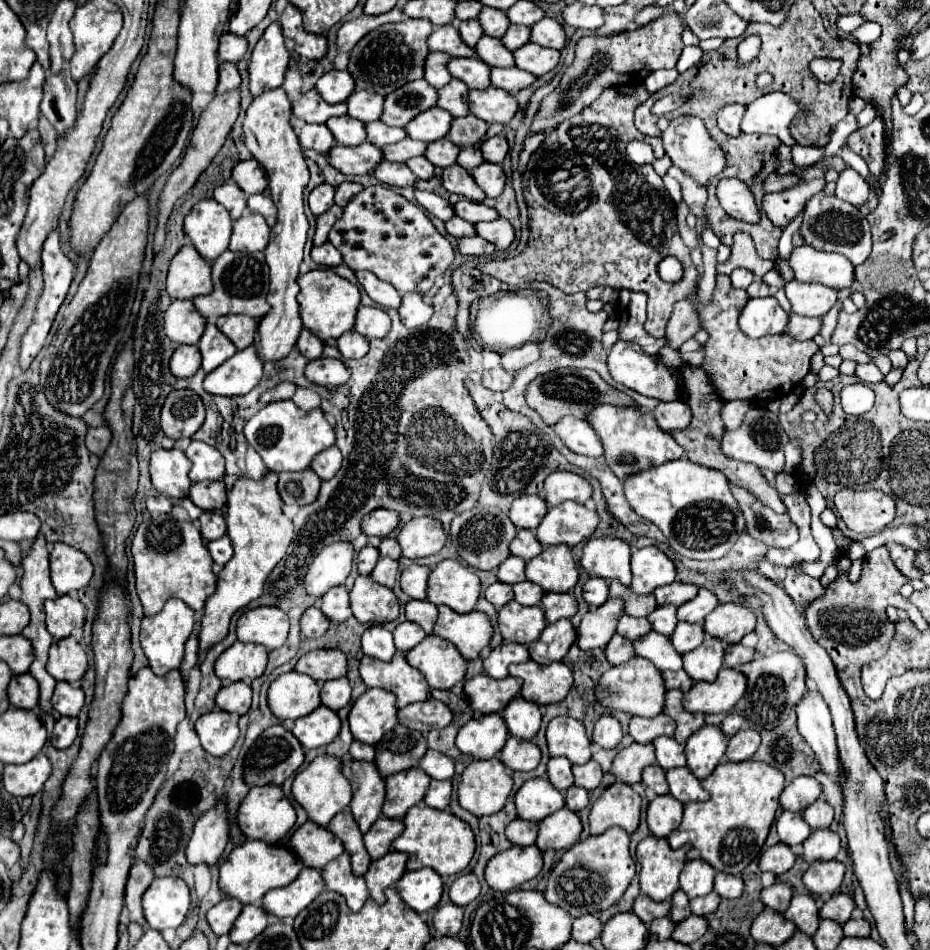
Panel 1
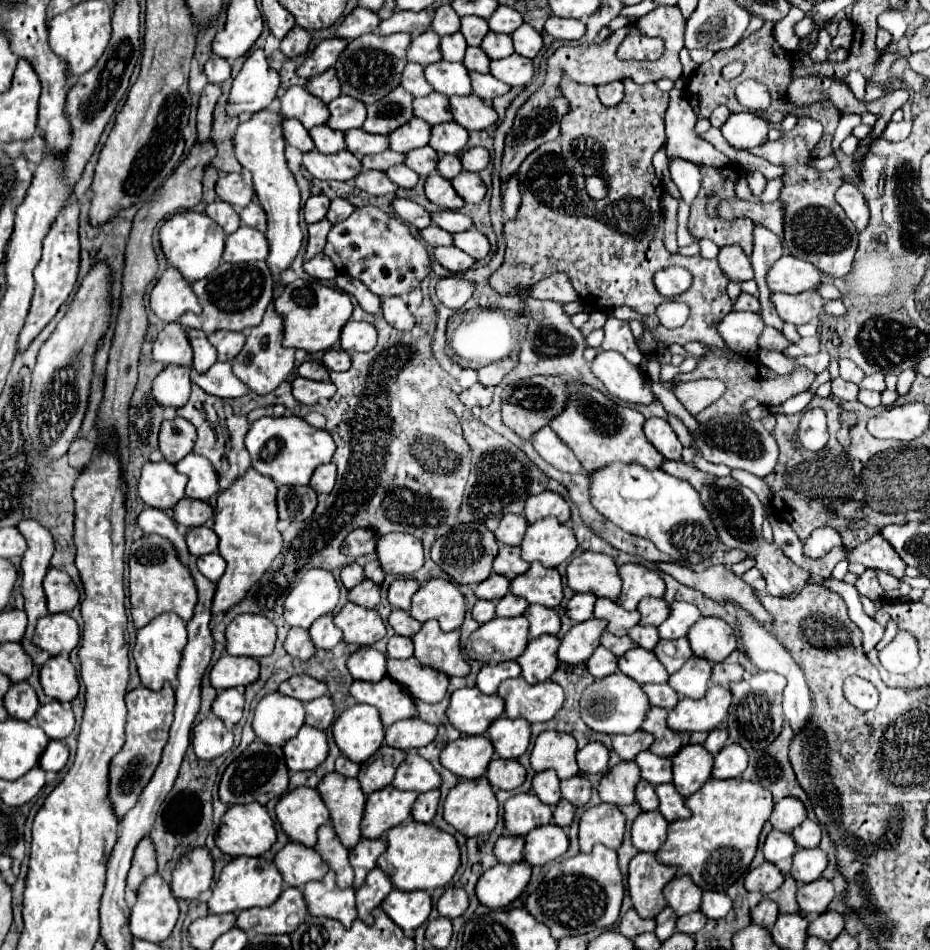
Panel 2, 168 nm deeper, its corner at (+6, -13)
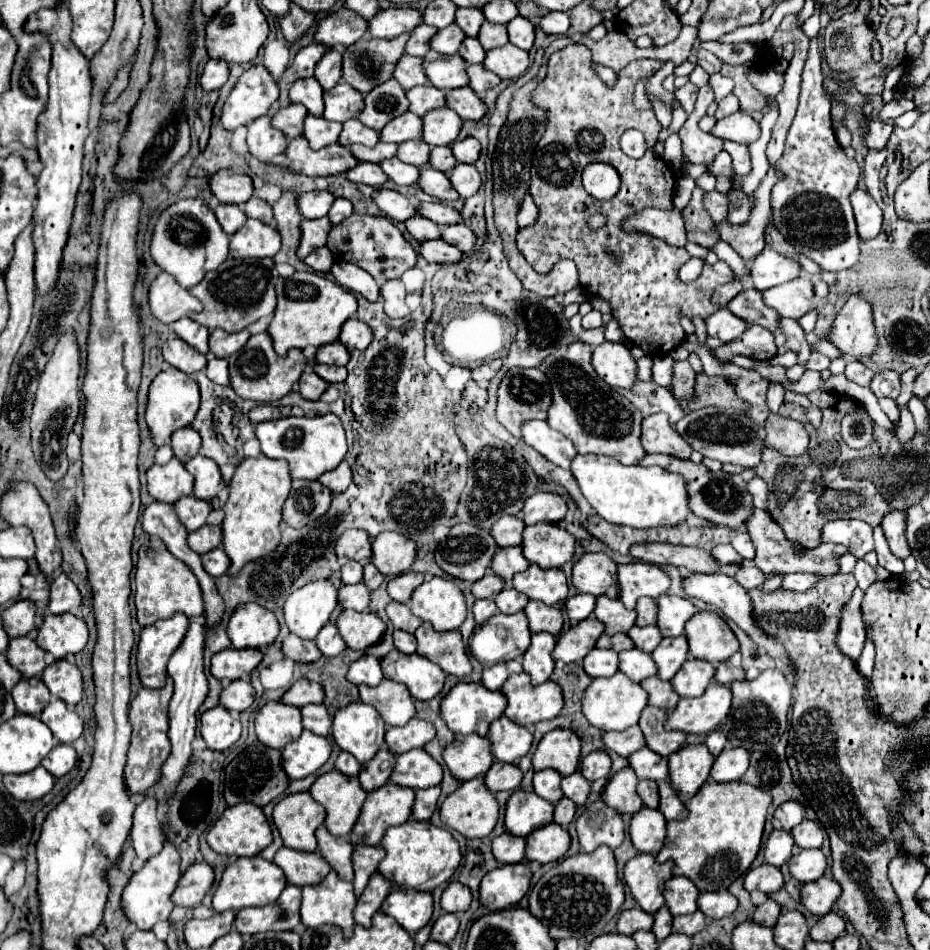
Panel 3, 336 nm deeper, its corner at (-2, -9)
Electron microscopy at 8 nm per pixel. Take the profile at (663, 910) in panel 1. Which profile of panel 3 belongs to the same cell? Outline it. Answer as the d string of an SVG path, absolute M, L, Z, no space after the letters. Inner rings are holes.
M640 908L624 910L618 918L618 932L620 934L634 934L638 930L652 930L654 926L654 916Z

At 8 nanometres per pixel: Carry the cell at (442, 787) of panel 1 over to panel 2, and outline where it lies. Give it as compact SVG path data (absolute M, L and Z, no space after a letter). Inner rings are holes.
M430 790L430 792L422 792L418 794L414 806L412 806L412 818L416 822L424 822L430 824L436 808L438 808L438 800L440 800L440 790Z

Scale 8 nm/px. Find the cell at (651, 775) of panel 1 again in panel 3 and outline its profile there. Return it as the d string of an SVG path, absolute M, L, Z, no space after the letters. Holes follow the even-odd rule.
M640 780L638 782L638 796L642 798L644 806L648 806L648 808L656 808L660 804L658 784L652 780Z

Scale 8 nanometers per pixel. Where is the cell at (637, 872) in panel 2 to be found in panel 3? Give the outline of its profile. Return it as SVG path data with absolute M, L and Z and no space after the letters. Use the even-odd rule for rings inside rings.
M638 854L626 864L624 882L644 912L656 914L664 904L662 888L672 878L672 868L672 860L658 864L652 854Z

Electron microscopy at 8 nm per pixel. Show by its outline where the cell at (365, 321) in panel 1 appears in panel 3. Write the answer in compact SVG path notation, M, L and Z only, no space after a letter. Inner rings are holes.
M350 318L344 326L342 326L342 332L340 332L340 342L346 346L346 348L356 348L356 350L364 350L370 346L372 342L372 328L358 320L358 318Z

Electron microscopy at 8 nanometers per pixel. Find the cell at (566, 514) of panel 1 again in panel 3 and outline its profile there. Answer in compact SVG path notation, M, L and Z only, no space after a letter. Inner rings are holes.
M542 522L536 526L526 526L522 552L530 564L542 568L560 568L572 560L576 548L576 538L552 522Z

